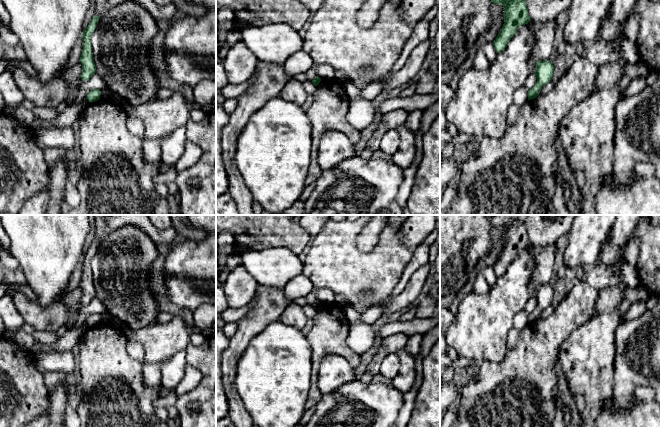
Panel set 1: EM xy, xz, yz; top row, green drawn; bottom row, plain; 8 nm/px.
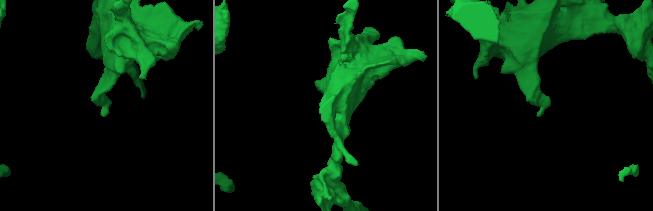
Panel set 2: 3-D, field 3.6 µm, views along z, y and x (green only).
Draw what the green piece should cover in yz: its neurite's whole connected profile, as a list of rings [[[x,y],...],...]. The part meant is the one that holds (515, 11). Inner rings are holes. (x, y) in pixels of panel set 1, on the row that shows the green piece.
[[[491,0],[494,4],[504,7],[504,24],[493,42],[497,53],[505,50],[508,42],[515,35],[520,25],[528,24],[530,16],[526,0]]]

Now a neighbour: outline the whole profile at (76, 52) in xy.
[[[80,37],[77,40],[73,49],[71,50],[67,64],[61,69],[61,74],[63,74],[68,68],[74,66],[76,63],[79,62],[82,54],[83,44],[84,44],[83,38]]]

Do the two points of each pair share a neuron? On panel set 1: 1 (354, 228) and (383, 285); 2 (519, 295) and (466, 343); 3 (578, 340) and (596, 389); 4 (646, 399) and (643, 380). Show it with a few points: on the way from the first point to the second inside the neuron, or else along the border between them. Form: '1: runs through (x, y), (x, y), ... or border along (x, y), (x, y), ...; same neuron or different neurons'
1: runs through (351, 242), (351, 253), (369, 271); same neuron
2: runs through (506, 302), (479, 330); same neuron
3: runs through (587, 352), (587, 364), (592, 377); same neuron
4: border along (649, 386), (636, 387), (634, 403), (631, 405); different neurons

